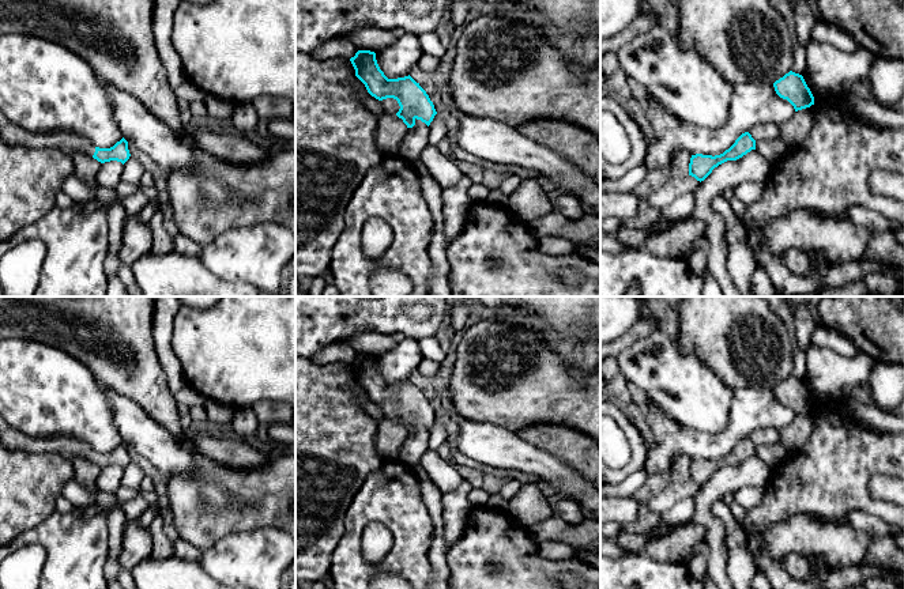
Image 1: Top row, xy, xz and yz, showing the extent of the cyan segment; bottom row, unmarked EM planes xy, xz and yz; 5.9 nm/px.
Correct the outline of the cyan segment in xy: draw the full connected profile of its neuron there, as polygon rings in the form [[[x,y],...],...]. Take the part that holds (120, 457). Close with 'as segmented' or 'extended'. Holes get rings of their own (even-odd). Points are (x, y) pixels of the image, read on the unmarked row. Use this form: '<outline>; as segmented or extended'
[[[0,418],[0,443],[8,449],[34,452],[34,453],[57,453],[69,460],[84,458],[93,461],[101,468],[117,465],[123,469],[129,464],[128,446],[123,442],[110,453],[95,452],[88,443],[79,439],[57,435],[33,438],[10,427]]]; extended

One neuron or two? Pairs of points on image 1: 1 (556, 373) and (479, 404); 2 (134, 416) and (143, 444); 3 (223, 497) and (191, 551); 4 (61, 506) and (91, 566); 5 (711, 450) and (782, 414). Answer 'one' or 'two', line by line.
1: one
2: one
3: two
4: two
5: one

